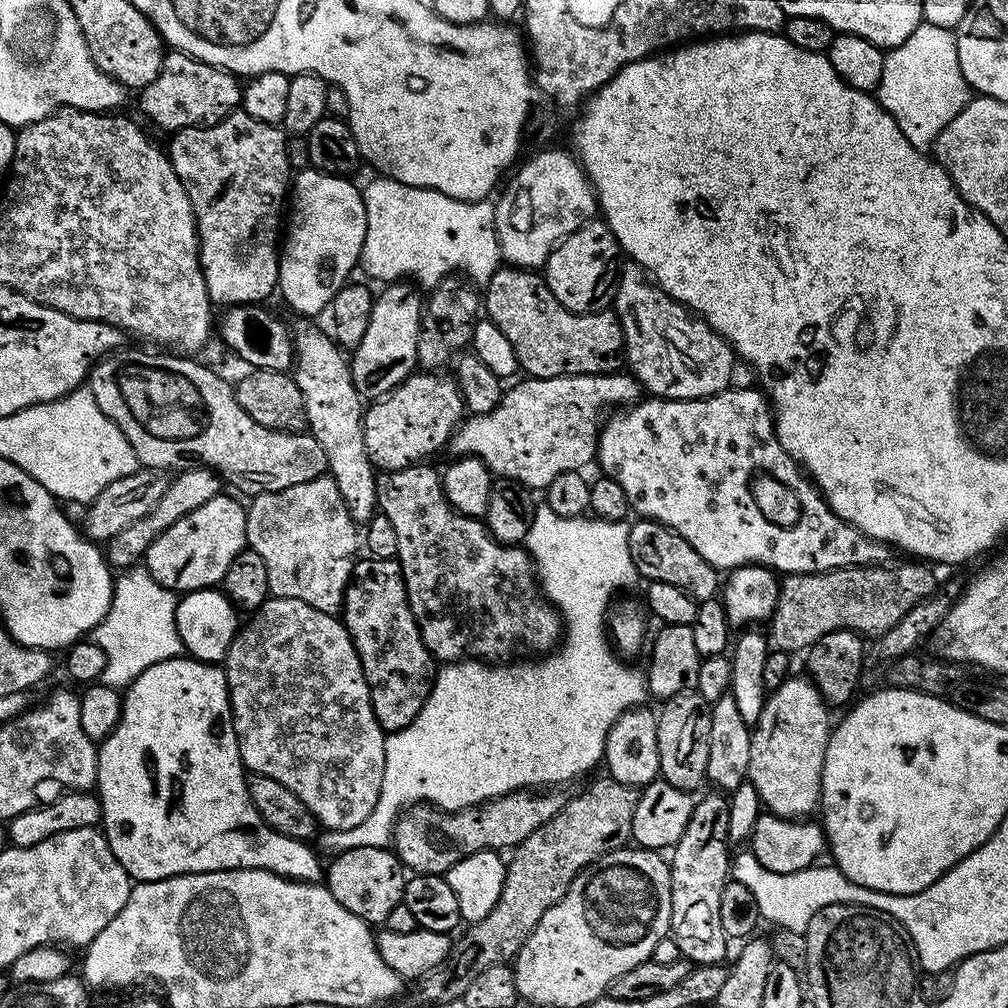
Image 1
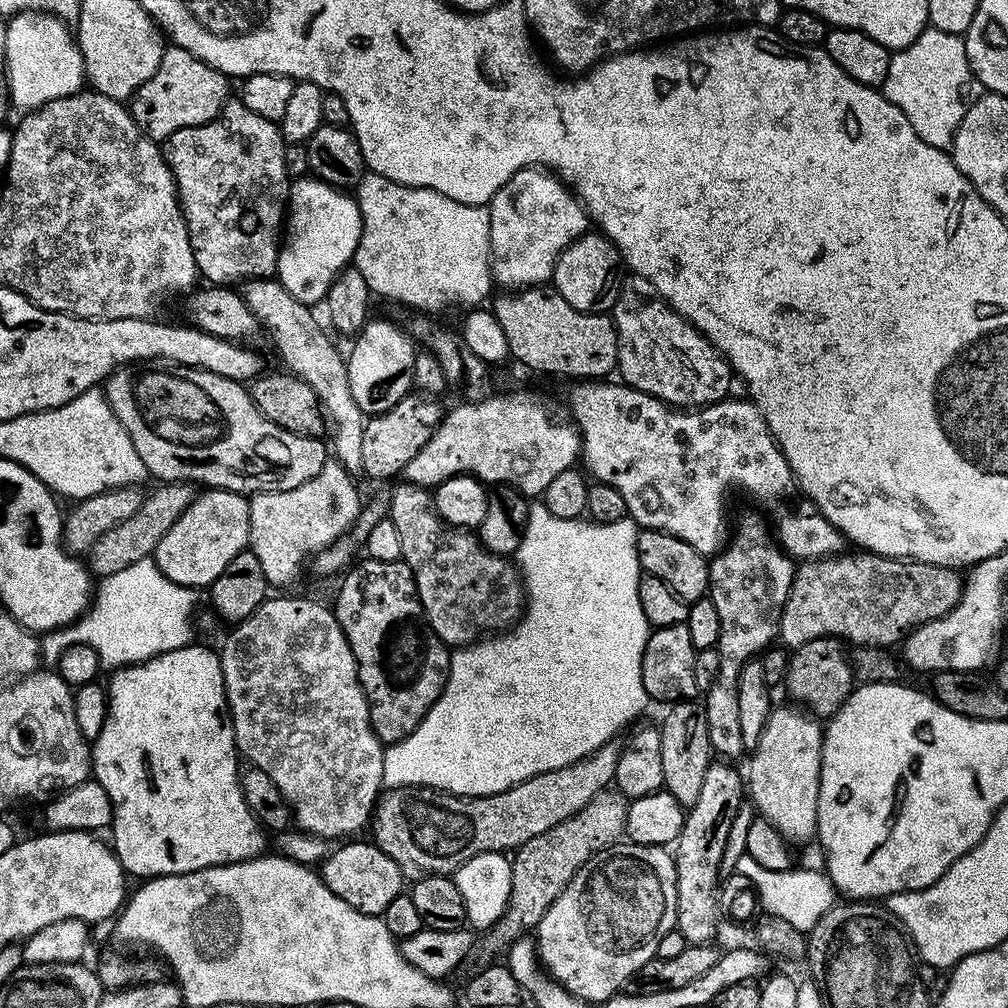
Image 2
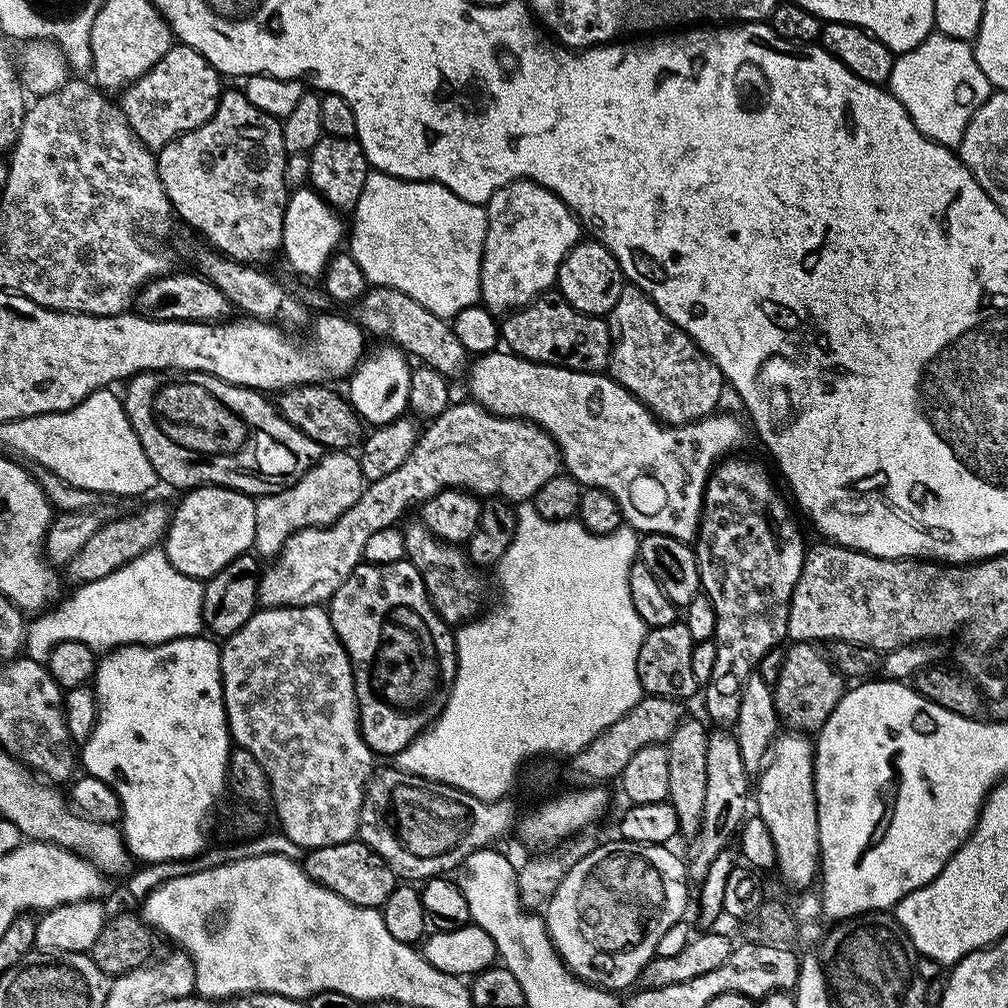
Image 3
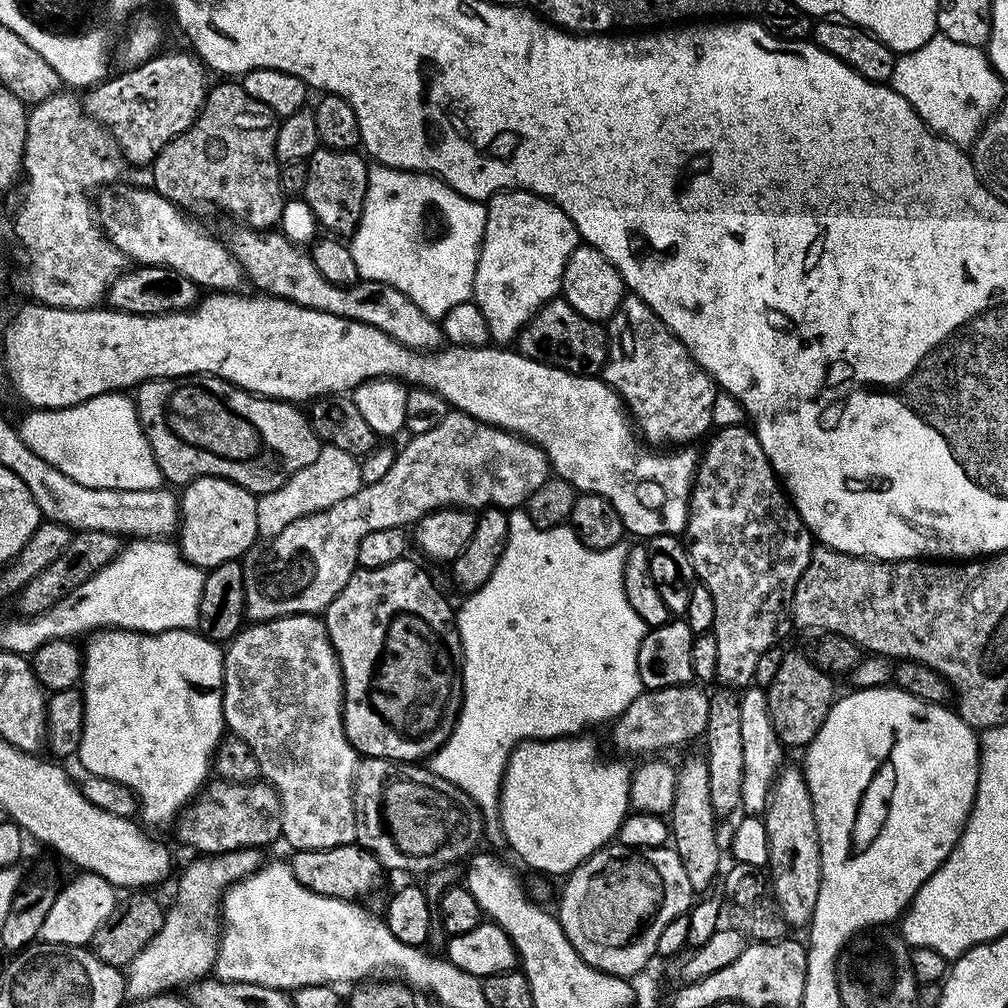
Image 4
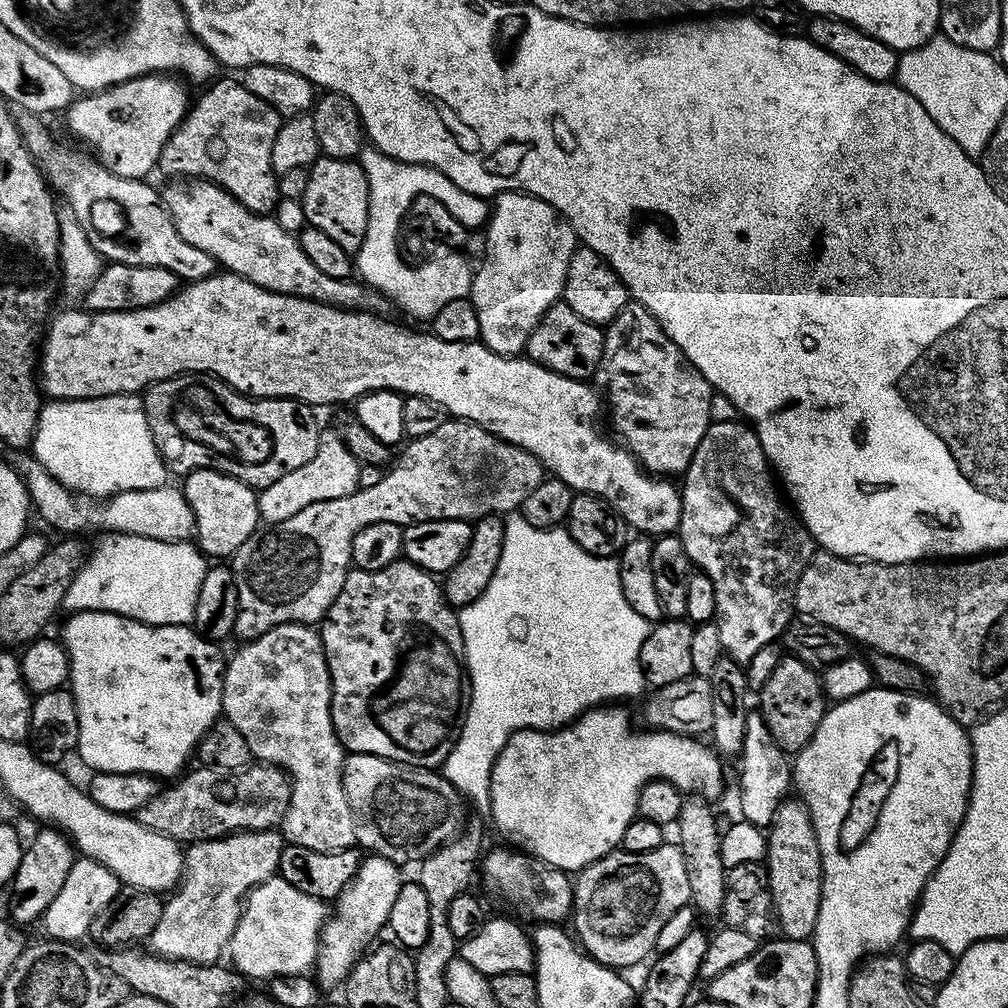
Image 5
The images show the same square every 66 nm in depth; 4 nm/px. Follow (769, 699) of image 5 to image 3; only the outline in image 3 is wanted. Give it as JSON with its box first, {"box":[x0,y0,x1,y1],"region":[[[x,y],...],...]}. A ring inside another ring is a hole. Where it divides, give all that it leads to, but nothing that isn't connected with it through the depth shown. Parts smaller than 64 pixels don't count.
{"box":[772,642,846,734],"region":[[[812,642],[789,643],[782,662],[782,674],[778,674],[778,682],[772,690],[781,725],[801,734],[819,732],[826,718],[834,714],[834,706],[838,706],[846,691],[844,677],[829,662],[827,655],[816,648],[819,647]]]}

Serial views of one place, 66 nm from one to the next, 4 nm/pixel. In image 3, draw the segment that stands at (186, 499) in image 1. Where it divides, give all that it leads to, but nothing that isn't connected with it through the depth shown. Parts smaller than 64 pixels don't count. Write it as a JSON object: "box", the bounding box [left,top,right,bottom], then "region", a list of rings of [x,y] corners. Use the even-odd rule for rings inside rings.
{"box":[66,504,173,586],"region":[[[148,504],[141,512],[130,516],[120,516],[117,520],[101,523],[100,529],[70,558],[66,565],[69,585],[79,586],[85,582],[98,582],[106,578],[106,574],[114,574],[114,570],[122,570],[126,562],[134,562],[147,557],[163,541],[168,525],[172,522],[173,509],[164,504]]]}

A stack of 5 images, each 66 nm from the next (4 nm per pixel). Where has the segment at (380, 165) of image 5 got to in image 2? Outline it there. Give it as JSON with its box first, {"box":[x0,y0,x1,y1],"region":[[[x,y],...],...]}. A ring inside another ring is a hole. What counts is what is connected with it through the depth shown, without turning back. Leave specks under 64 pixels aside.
{"box":[354,172,493,314],"region":[[[373,172],[361,176],[360,183],[355,185],[354,195],[362,218],[362,234],[356,247],[354,267],[362,270],[366,286],[370,286],[377,297],[385,296],[388,300],[409,304],[420,314],[437,314],[451,304],[483,305],[493,295],[487,207],[454,202],[454,198],[446,198],[446,194],[438,194],[429,188],[402,186]]]}

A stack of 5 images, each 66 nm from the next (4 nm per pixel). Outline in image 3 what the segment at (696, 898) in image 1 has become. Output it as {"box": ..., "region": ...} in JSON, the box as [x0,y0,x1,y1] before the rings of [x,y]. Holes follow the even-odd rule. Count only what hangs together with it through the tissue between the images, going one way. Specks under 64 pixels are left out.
{"box":[686,728,750,882],"region":[[[714,728],[708,732],[706,752],[706,791],[703,822],[695,833],[696,843],[692,853],[686,856],[689,877],[700,882],[710,868],[715,856],[729,847],[728,839],[737,835],[750,808],[750,776],[745,770],[739,753],[735,733],[726,728]]]}

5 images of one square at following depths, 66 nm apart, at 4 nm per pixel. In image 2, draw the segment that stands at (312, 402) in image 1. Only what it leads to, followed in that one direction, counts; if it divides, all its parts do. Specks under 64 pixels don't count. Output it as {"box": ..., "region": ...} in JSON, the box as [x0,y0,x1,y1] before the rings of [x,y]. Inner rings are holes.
{"box":[242,279,366,473],"region":[[[279,279],[245,280],[242,284],[242,295],[246,306],[250,306],[254,318],[258,318],[261,329],[265,333],[270,332],[272,334],[272,340],[276,343],[281,358],[284,359],[285,365],[283,364],[283,367],[291,375],[306,382],[310,386],[310,390],[314,390],[314,394],[320,399],[320,411],[326,421],[327,428],[326,444],[331,455],[332,452],[336,455],[333,456],[335,463],[342,465],[348,472],[359,473],[362,466],[362,430],[366,423],[366,413],[358,406],[358,402],[354,402],[354,394],[350,394],[348,361],[345,353],[343,351],[340,353],[336,349],[335,342],[328,337],[329,329],[325,327],[322,320],[322,325],[320,325],[319,318],[312,313],[315,311],[309,305],[298,302],[298,298],[294,298],[294,294],[290,294],[290,290],[286,290],[286,286],[282,286]]]}

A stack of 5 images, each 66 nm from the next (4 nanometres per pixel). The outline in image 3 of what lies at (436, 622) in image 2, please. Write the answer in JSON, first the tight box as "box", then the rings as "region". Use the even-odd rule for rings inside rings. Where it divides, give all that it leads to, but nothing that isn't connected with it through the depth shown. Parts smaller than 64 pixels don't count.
{"box":[403,522,484,626],"region":[[[422,522],[403,525],[406,542],[405,557],[422,574],[426,594],[434,610],[450,626],[467,624],[481,615],[484,604],[484,580],[481,569],[475,567],[463,547],[439,540]]]}

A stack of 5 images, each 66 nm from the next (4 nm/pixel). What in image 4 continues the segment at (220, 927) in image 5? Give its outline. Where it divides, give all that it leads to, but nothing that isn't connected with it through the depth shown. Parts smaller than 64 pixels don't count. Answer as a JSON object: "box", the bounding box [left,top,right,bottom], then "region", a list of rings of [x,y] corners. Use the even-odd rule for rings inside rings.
{"box":[126,848,262,1000],"region":[[[238,848],[233,852],[201,855],[196,858],[200,860],[192,860],[185,866],[184,873],[181,874],[180,881],[176,884],[176,905],[165,911],[164,921],[158,934],[126,966],[126,992],[131,999],[141,1000],[147,996],[158,996],[169,990],[176,990],[179,984],[191,985],[193,982],[205,979],[213,971],[220,934],[218,905],[229,886],[261,867],[260,856],[262,856],[261,849]]]}

